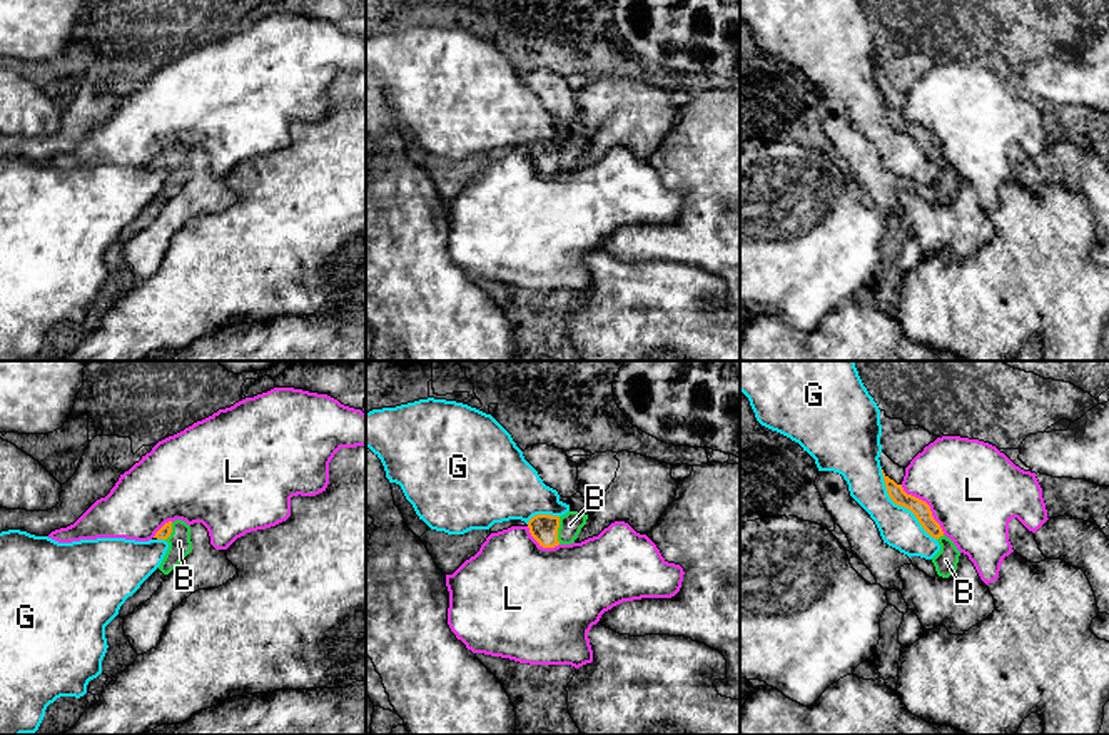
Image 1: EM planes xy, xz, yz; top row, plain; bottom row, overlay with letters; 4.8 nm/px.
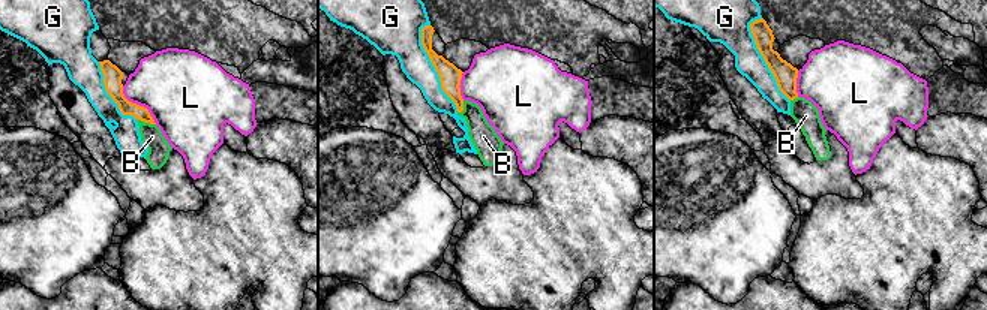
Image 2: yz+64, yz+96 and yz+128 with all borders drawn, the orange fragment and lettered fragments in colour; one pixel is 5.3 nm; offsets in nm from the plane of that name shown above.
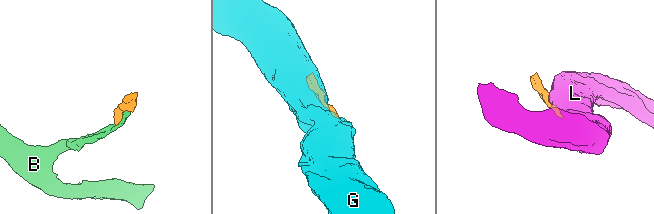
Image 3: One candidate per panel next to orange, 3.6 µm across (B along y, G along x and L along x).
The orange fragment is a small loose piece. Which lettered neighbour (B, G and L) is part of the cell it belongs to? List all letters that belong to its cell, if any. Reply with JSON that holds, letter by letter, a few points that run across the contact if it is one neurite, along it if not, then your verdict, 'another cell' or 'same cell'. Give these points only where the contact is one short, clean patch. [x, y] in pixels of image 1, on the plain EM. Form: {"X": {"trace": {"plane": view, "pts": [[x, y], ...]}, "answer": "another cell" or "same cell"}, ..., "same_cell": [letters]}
{"B": {"trace": {"plane": "xz", "pts": [[543, 154], [557, 156], [565, 156], [570, 151]]}, "answer": "same cell"}, "G": {"answer": "another cell"}, "L": {"trace": {"plane": "yz", "pts": [[901, 111], [929, 132], [944, 159]]}, "answer": "another cell"}, "same_cell": ["B"]}

